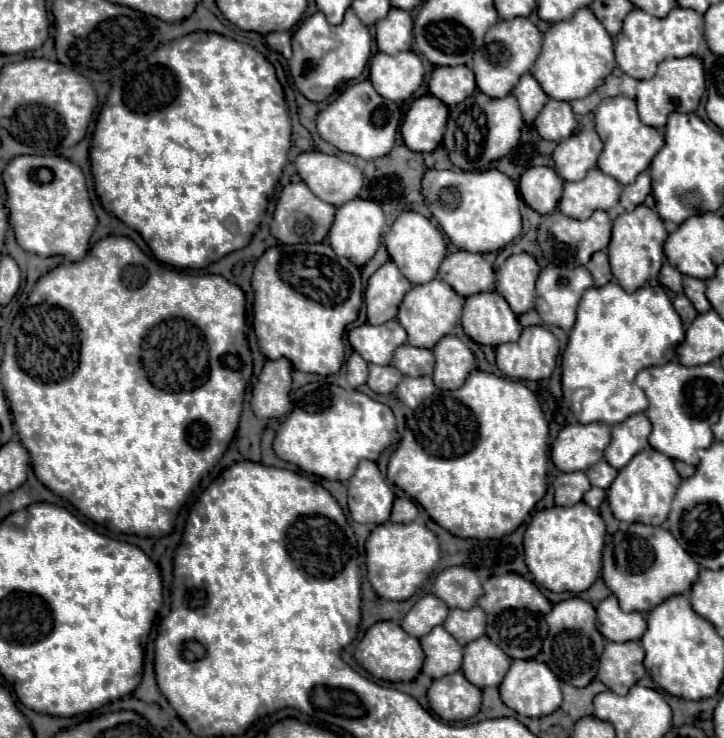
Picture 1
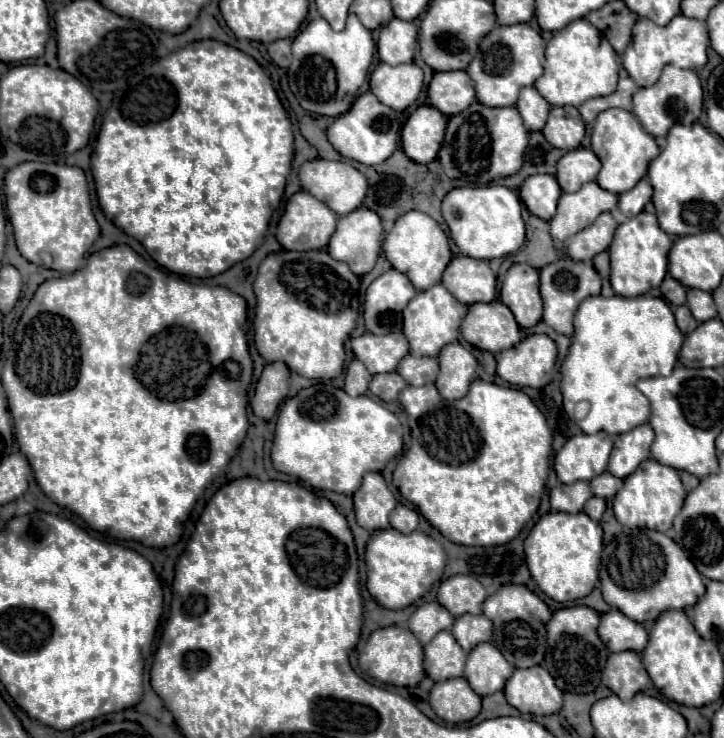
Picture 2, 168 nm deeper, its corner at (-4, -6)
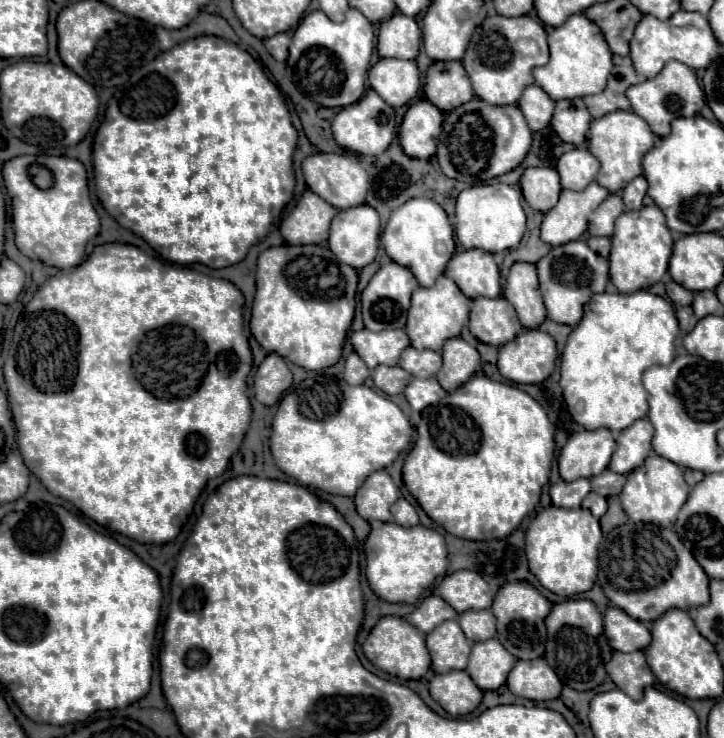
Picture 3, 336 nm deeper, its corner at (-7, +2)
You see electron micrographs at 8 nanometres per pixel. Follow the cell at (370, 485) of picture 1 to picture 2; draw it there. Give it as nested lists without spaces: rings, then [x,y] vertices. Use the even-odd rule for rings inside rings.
[[[367,472],[361,488],[353,494],[357,524],[369,532],[389,526],[389,512],[397,506],[395,496],[389,492],[379,472]]]

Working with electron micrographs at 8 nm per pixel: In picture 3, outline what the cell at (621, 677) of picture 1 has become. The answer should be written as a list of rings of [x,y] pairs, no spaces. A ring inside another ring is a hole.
[[[614,652],[612,660],[606,664],[606,672],[612,682],[634,700],[640,700],[644,688],[654,682],[654,674],[650,672],[642,652]]]

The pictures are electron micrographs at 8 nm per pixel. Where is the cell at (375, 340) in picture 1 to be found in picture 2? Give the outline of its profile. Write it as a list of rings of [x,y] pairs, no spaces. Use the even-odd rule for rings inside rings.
[[[365,332],[359,338],[351,338],[351,350],[371,374],[379,374],[397,368],[399,360],[409,354],[409,342],[401,332],[389,336],[373,336],[371,332]]]

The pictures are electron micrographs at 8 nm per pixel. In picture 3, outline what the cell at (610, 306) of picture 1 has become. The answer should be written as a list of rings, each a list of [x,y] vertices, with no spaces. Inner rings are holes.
[[[638,290],[634,294],[600,294],[584,306],[584,318],[568,336],[560,362],[560,386],[564,390],[564,402],[572,418],[586,430],[608,428],[624,430],[628,424],[648,414],[648,392],[642,384],[642,372],[654,364],[668,366],[674,360],[674,340],[680,334],[674,308],[662,296]]]

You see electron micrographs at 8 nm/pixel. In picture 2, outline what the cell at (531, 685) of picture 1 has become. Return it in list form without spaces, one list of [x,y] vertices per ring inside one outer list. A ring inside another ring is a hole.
[[[543,666],[517,668],[505,684],[507,702],[521,714],[551,716],[563,706],[563,692]]]

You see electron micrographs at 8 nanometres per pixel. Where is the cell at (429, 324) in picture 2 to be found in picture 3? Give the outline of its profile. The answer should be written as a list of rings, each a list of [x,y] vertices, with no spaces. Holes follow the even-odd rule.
[[[440,276],[432,288],[416,288],[412,294],[412,306],[408,310],[406,334],[414,348],[428,348],[434,352],[442,352],[446,340],[460,336],[464,324],[468,324],[470,312],[470,298],[466,298],[460,288],[456,288],[454,280]]]

